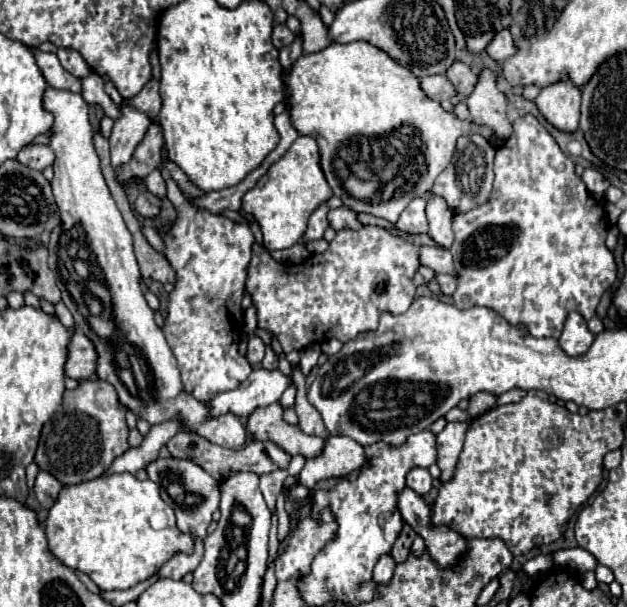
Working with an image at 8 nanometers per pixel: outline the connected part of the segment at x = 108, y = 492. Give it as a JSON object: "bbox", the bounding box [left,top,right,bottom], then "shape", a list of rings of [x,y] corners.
{"bbox":[47,473,193,591],"shape":[[[131,473],[101,475],[79,485],[63,485],[59,497],[49,509],[47,521],[49,551],[67,567],[87,573],[101,591],[129,589],[151,577],[177,551],[193,549],[191,535],[185,535],[175,525],[173,509],[159,497],[159,487],[151,479],[137,479]]]}

